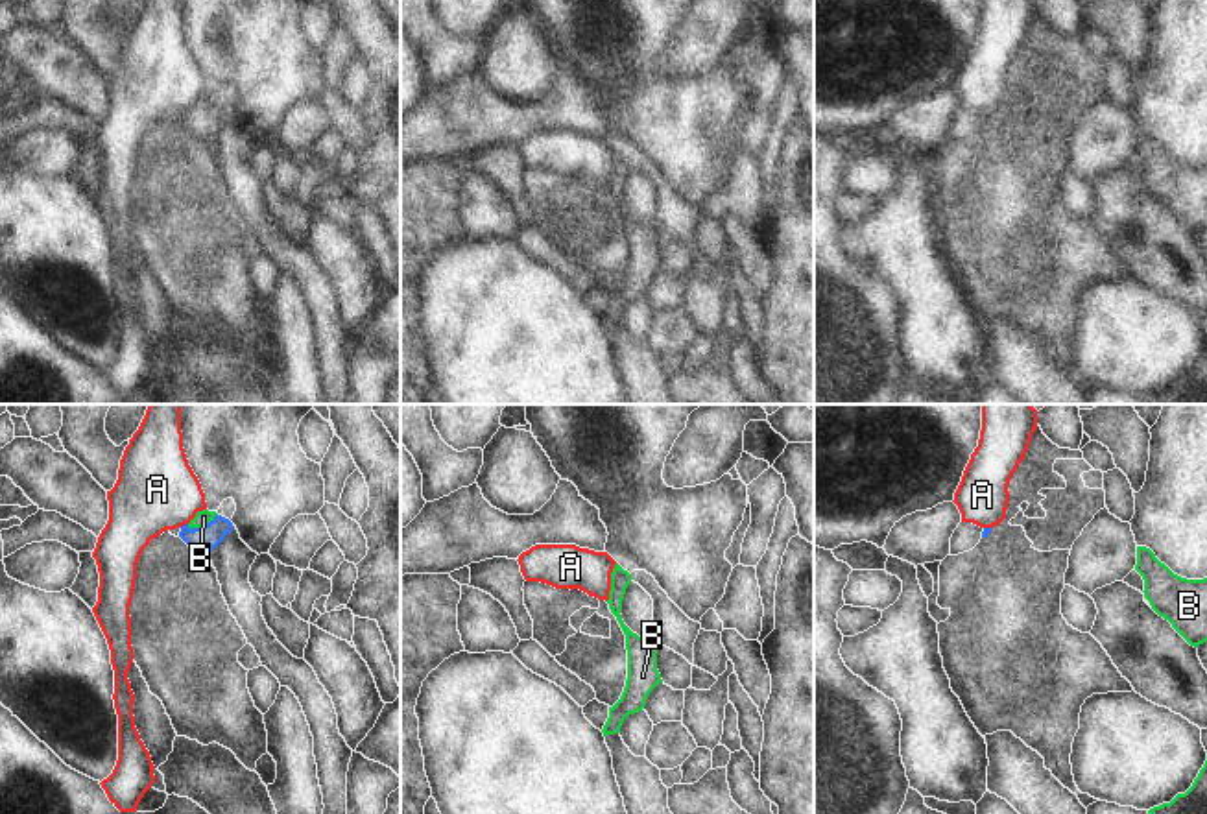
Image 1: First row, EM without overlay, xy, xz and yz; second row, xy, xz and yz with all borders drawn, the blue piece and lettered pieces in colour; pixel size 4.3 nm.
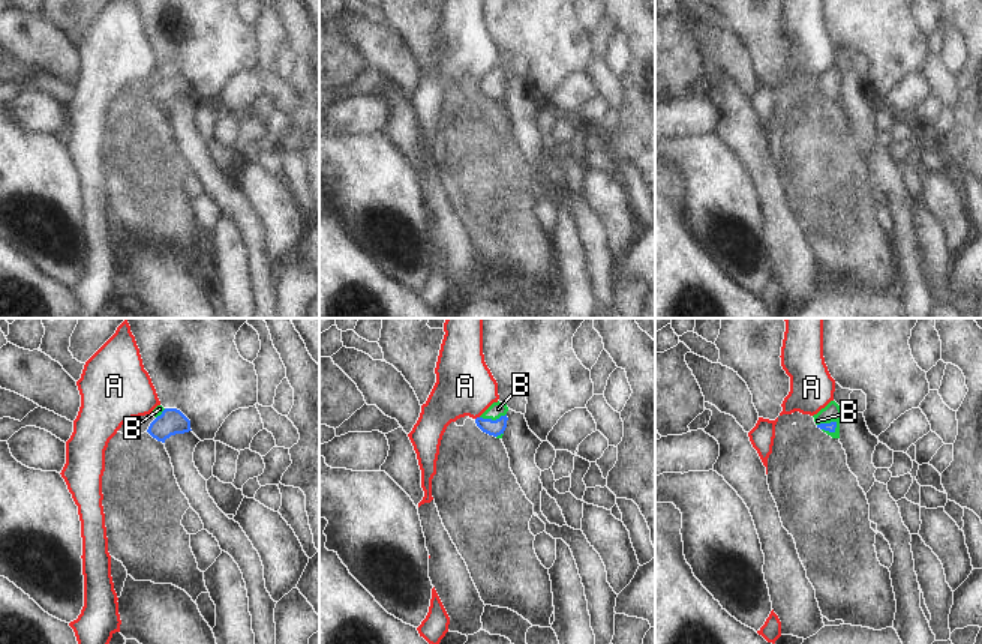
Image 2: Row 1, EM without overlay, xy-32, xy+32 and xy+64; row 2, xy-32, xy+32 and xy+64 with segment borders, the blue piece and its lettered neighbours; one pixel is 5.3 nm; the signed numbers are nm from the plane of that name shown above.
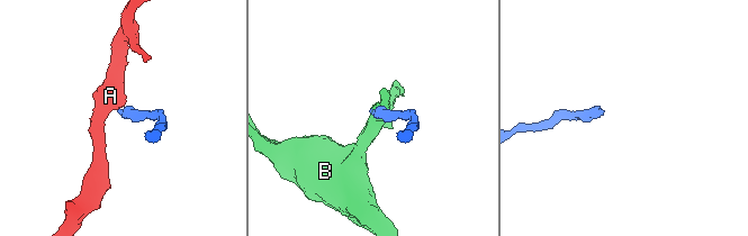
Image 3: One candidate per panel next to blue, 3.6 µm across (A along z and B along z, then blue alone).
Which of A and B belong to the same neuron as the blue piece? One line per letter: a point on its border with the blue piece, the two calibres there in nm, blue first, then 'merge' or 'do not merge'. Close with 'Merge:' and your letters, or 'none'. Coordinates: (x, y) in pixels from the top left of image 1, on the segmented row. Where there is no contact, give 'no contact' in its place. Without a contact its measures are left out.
A: xy (185, 525) | 110/360 nm | do not merge
B: xy (202, 526) | 110/70 nm | merge
Merge: B

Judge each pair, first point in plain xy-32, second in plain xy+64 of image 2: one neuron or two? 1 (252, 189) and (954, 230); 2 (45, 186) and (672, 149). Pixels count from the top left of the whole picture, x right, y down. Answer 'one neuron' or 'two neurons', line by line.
1: one neuron
2: one neuron

